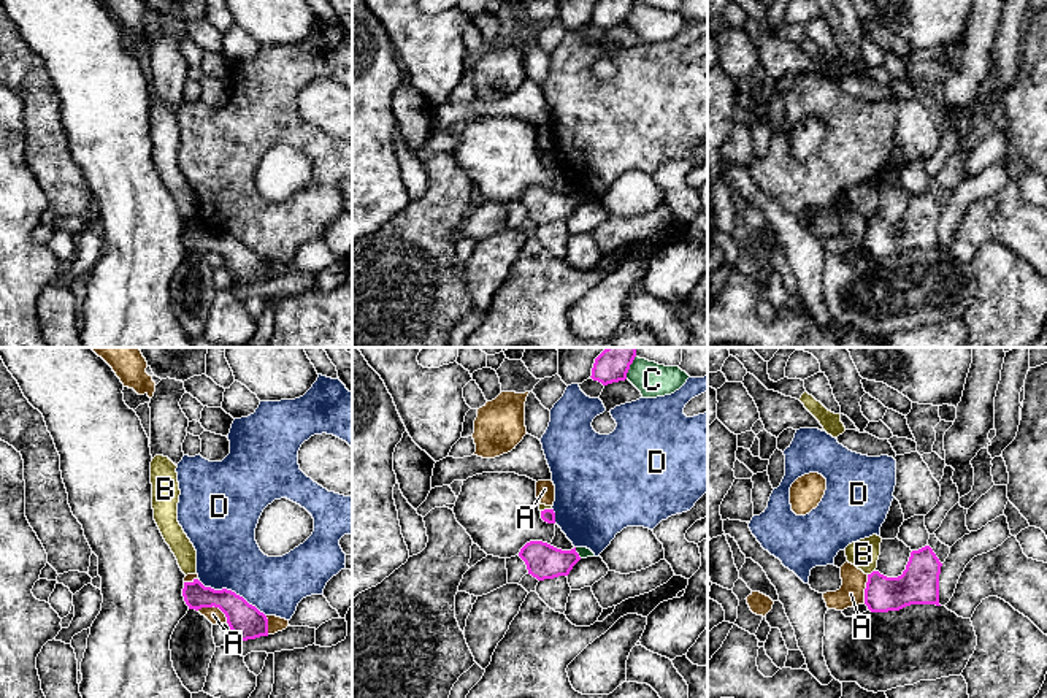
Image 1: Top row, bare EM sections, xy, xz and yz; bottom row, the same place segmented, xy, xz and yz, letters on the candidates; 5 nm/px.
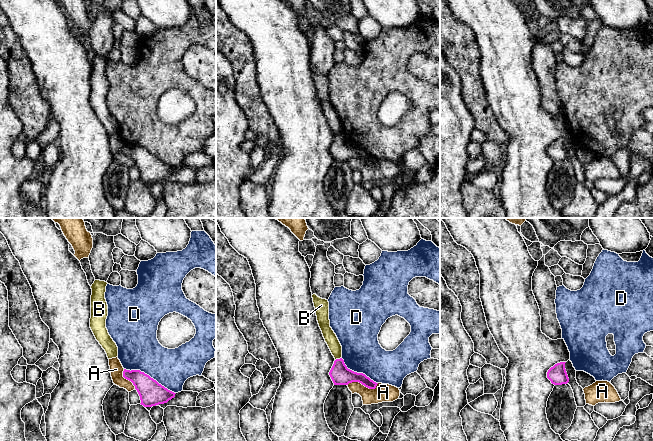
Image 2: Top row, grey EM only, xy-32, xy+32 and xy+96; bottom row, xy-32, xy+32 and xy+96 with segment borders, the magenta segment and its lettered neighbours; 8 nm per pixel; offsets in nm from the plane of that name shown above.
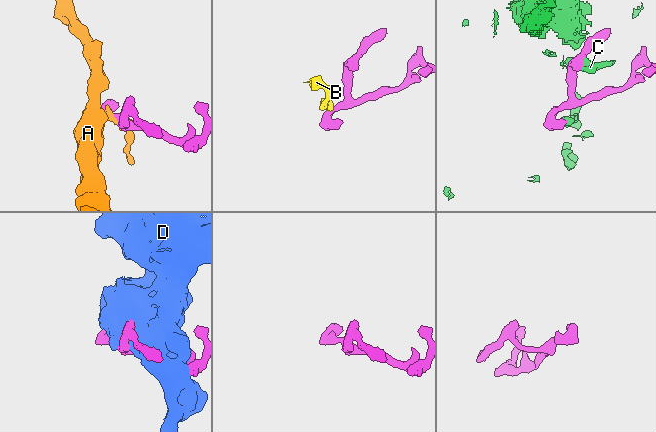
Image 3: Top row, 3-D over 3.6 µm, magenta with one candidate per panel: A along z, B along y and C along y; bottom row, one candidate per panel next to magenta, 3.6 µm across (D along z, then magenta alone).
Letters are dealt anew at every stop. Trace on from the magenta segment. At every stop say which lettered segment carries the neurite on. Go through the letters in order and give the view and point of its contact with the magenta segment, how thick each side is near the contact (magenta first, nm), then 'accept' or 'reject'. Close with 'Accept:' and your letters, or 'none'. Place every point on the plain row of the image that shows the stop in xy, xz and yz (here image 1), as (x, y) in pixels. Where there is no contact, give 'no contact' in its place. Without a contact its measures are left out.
A: contact xy (216, 251); calibres 170 and 80 nm; reject
B: contact yz (873, 216); calibres 200 and 150 nm; reject
C: contact xz (576, 197); calibres 180 and 60 nm; reject
D: contact xy (230, 235); calibres 170 and 320 nm; reject
Accept: none

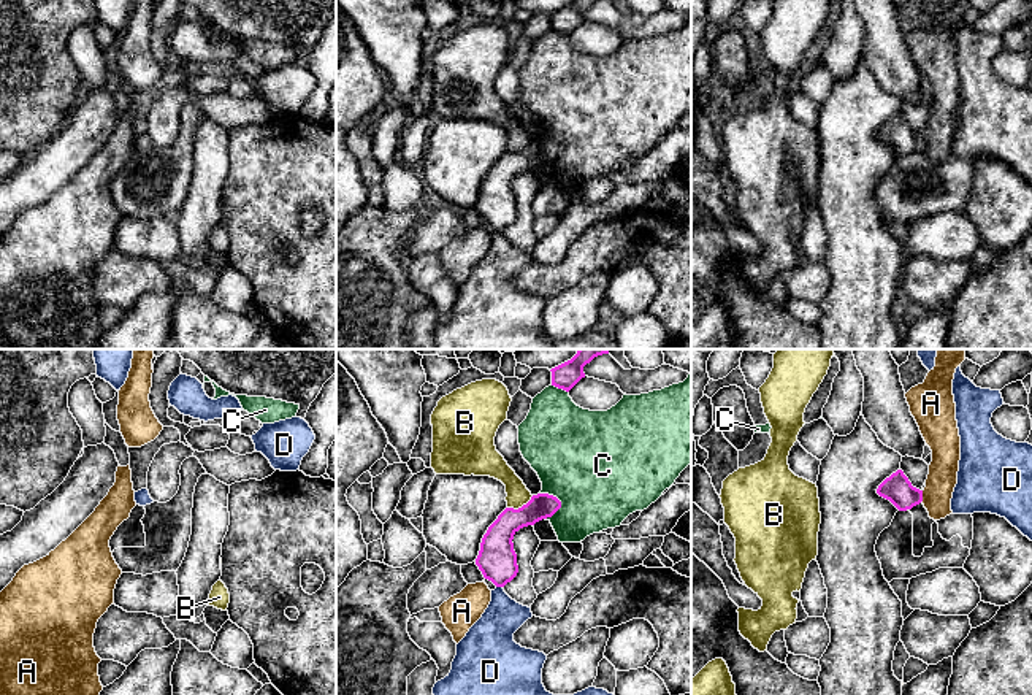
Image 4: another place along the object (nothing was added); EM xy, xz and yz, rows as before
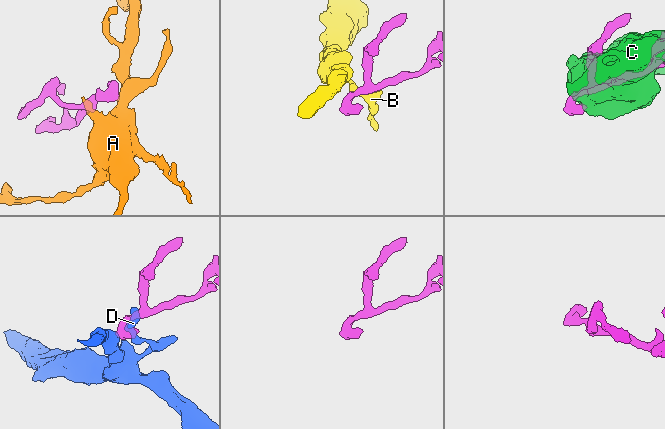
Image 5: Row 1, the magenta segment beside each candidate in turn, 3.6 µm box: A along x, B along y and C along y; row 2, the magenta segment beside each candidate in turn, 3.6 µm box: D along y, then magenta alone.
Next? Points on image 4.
A: contact yz (921, 142); calibres 150 and 150 nm; reject
B: contact xz (522, 151); calibres 170 and 120 nm; reject
C: contact xz (560, 146); calibres 130 and 500 nm; reject
D: contact xz (500, 230); calibres 200 and 200 nm; accept
Accept: D

